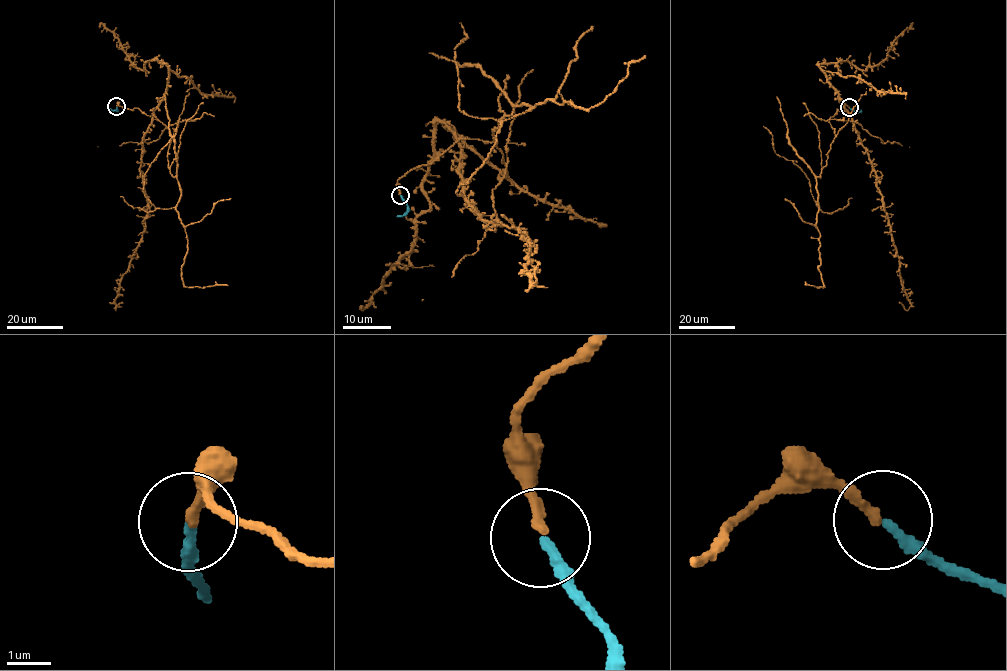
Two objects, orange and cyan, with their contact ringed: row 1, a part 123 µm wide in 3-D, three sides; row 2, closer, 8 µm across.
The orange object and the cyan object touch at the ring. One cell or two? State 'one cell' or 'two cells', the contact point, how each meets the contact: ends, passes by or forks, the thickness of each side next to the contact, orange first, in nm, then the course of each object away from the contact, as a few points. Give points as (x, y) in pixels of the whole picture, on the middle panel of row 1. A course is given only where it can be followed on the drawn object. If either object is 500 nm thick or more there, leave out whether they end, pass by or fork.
one cell; place (400, 195); orange ends; cyan ends; calibres 220 and 220 nm; course orange (400, 194), (460, 139), (495, 142), (518, 194), (450, 128), (461, 192), (530, 240), (532, 284), (540, 262); course cyan (400, 195), (407, 210), (397, 216)

